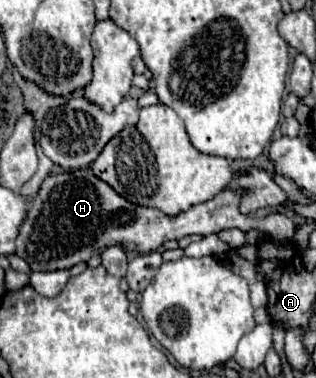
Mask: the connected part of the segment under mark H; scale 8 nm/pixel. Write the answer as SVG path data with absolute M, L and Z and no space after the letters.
M70 169L50 175L42 183L16 237L16 255L22 257L32 267L32 271L58 271L88 261L92 255L100 255L112 245L120 245L126 251L152 253L170 239L178 241L186 235L206 237L232 227L242 231L263 231L274 242L292 241L296 229L289 217L277 211L254 222L252 217L246 217L238 211L240 197L242 191L220 191L214 199L170 217L156 207L140 207L126 201L88 169Z

